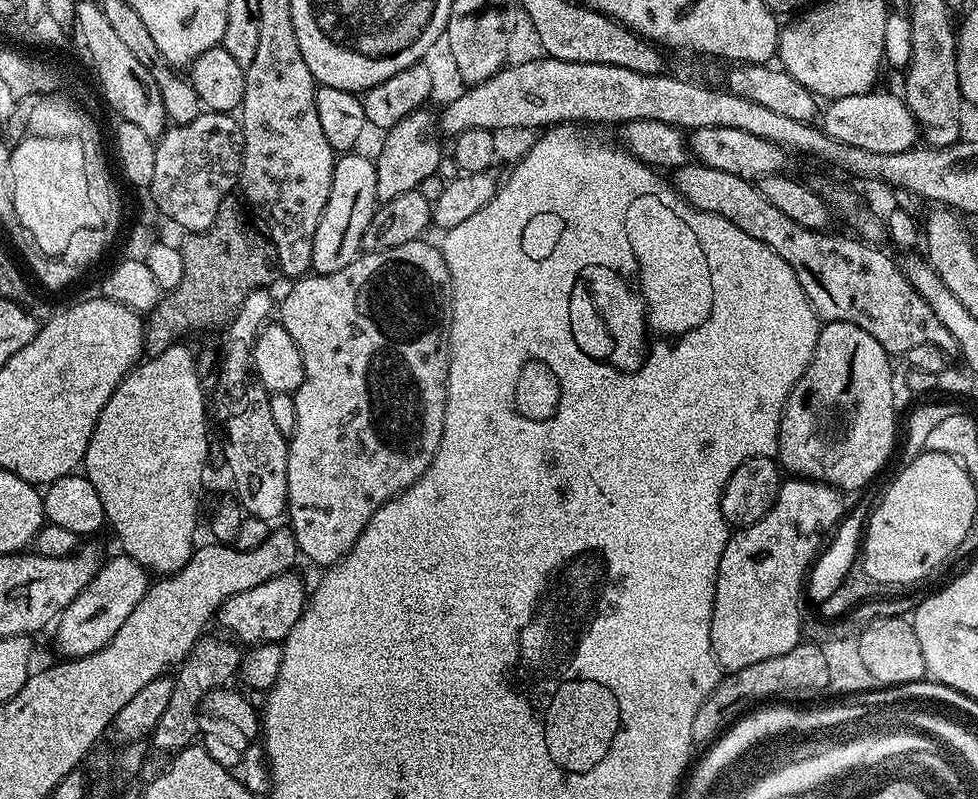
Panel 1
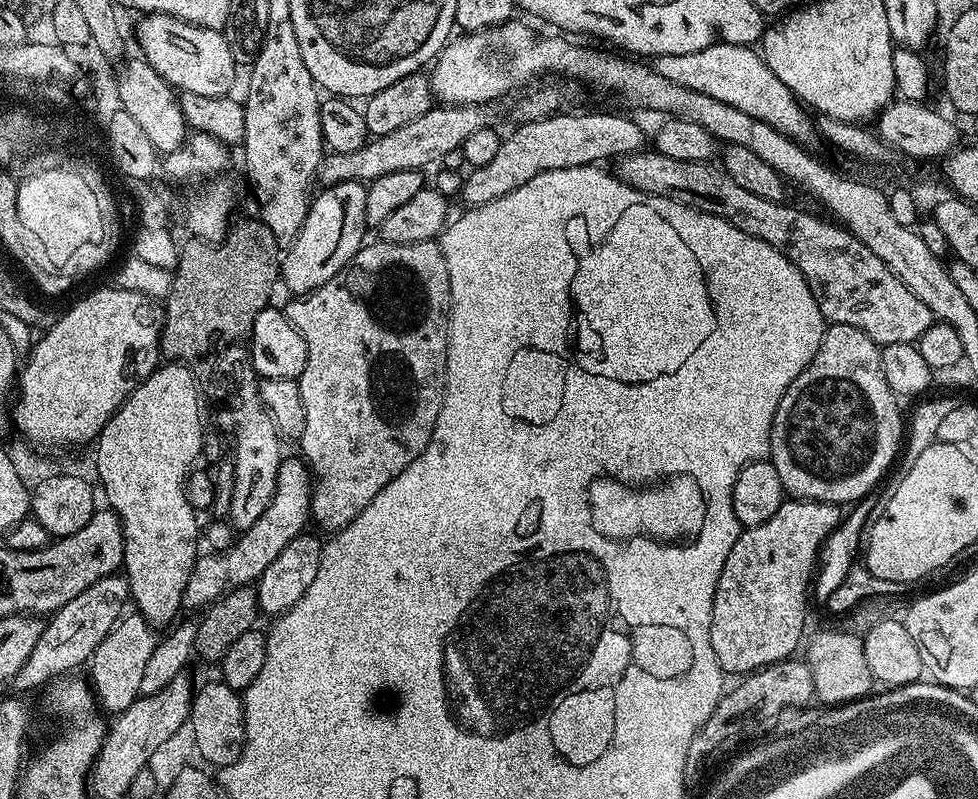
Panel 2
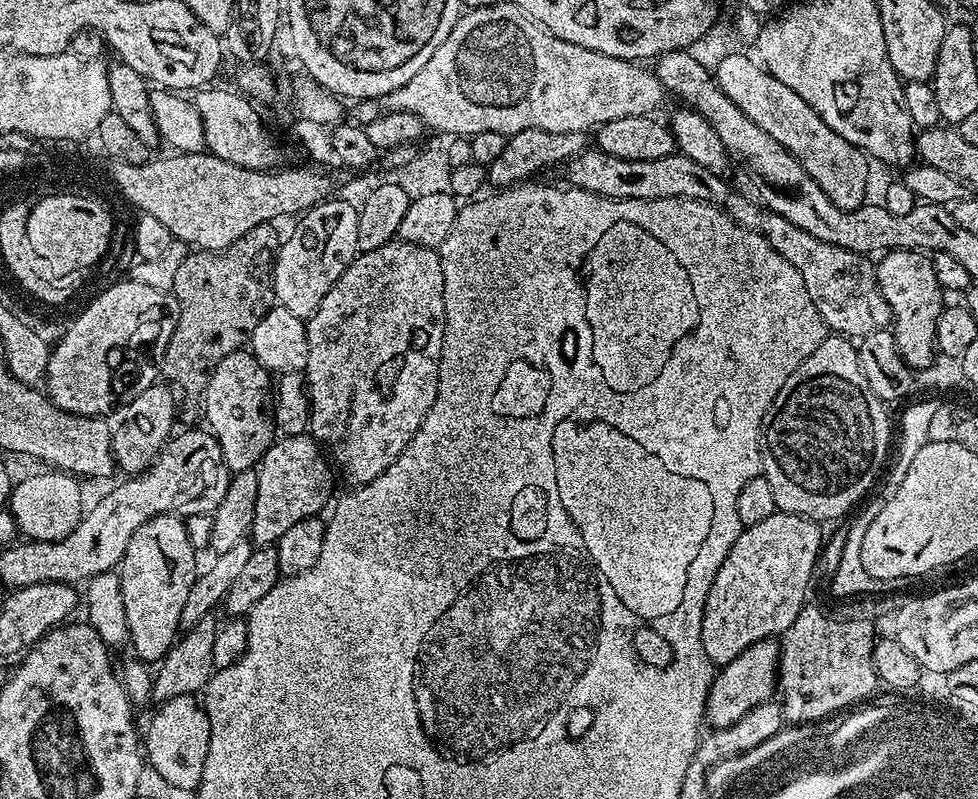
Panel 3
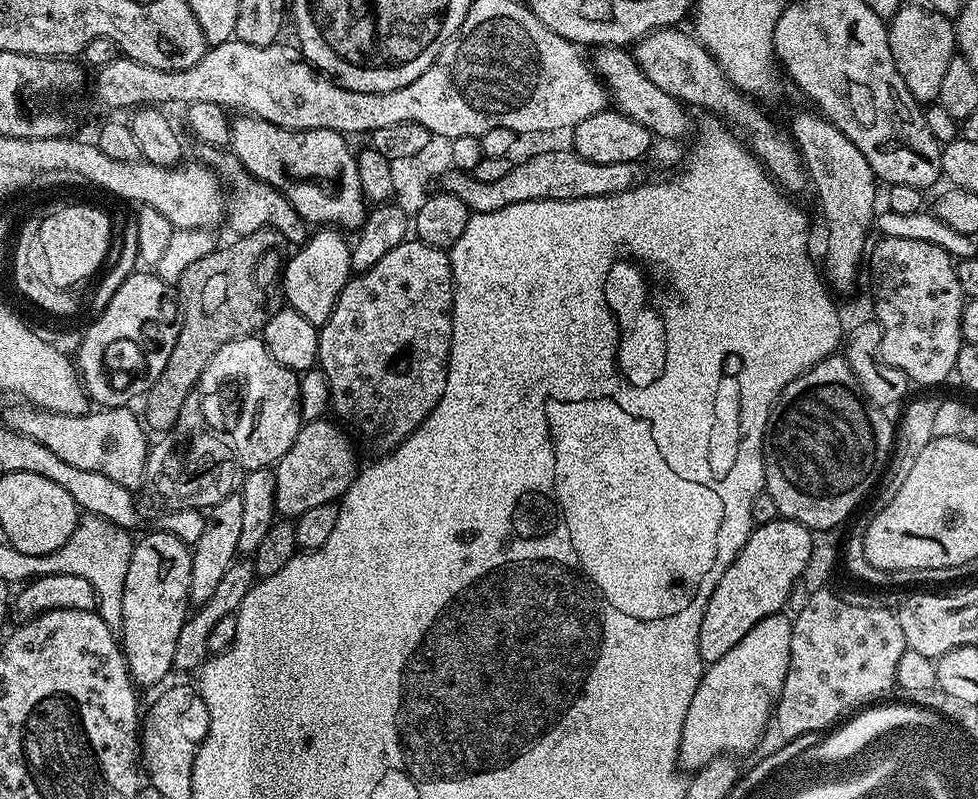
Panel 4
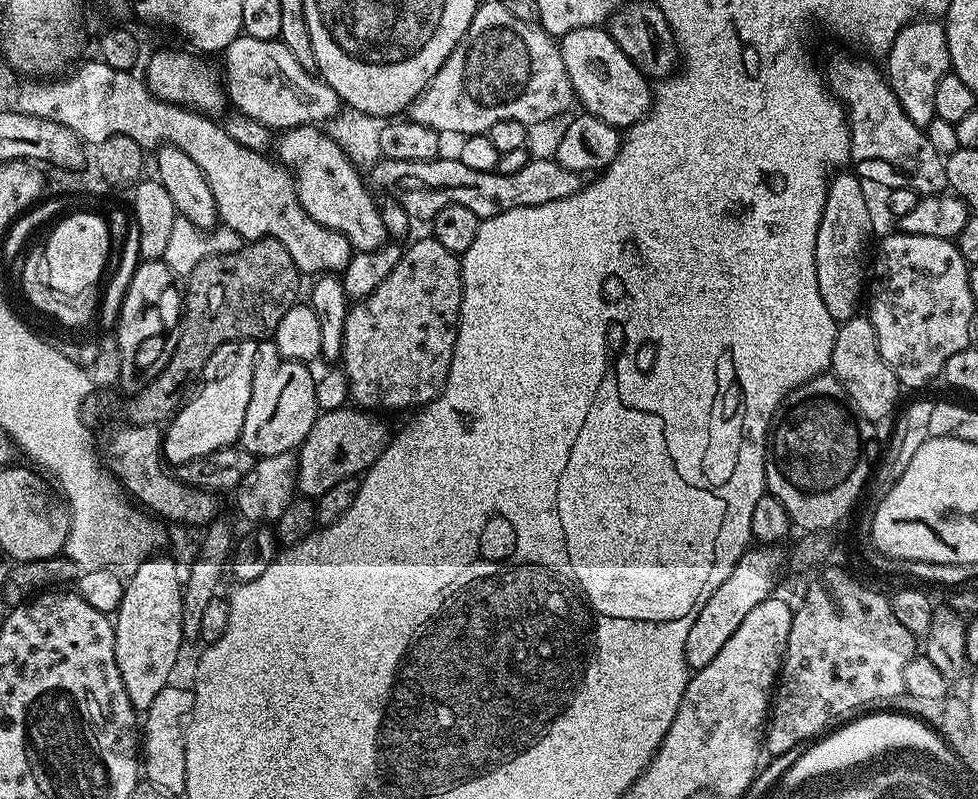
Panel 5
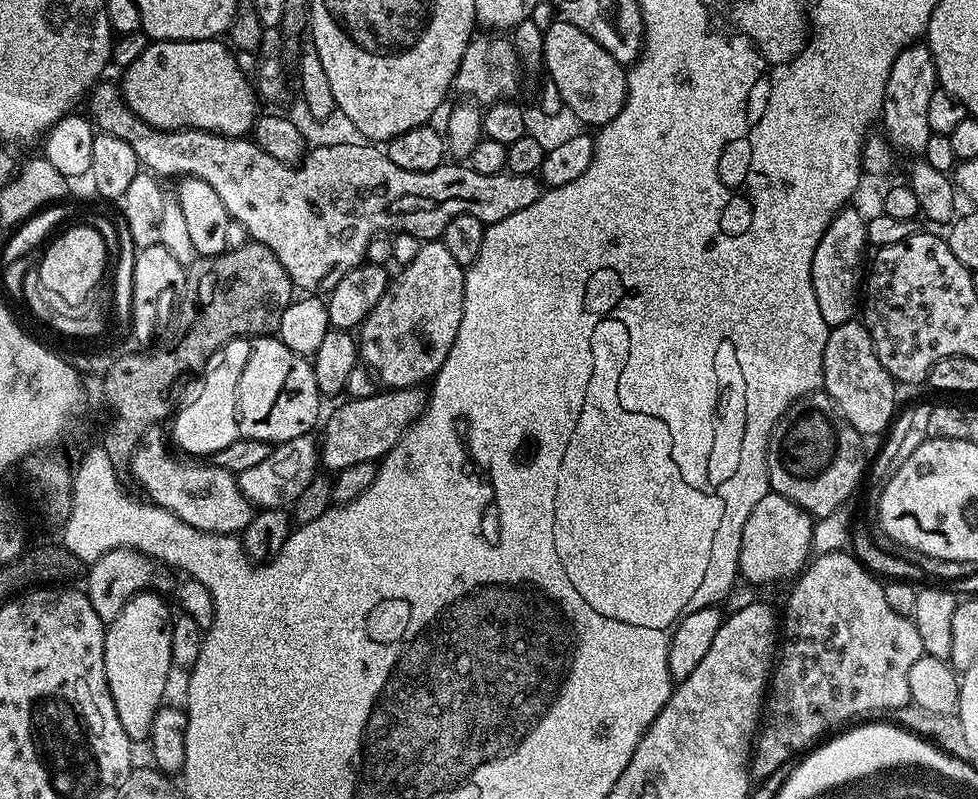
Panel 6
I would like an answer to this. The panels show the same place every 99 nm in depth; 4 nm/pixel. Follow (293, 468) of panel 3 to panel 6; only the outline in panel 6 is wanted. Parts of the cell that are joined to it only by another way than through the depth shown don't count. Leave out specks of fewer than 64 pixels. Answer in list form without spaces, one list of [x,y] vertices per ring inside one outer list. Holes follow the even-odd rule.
[[[417,386],[377,390],[370,398],[345,399],[345,404],[329,418],[328,425],[324,428],[324,437],[319,437],[321,465],[325,469],[328,467],[329,473],[335,474],[358,462],[383,460],[415,424],[416,419],[423,416],[428,398],[429,393],[423,387]]]

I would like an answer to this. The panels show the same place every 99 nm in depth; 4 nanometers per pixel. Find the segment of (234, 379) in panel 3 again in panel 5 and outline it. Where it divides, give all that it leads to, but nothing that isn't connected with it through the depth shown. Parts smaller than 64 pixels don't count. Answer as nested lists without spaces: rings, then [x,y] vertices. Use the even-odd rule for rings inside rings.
[[[269,342],[264,347],[253,367],[251,408],[242,426],[239,447],[257,458],[299,449],[306,434],[310,434],[310,426],[314,426],[318,415],[316,376],[308,368],[311,367],[307,363],[283,356],[275,343]]]

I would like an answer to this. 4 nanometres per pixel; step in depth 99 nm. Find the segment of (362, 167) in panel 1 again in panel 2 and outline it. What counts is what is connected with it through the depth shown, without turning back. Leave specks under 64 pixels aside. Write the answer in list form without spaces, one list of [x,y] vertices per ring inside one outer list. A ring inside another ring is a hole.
[[[354,180],[335,184],[329,188],[317,191],[313,195],[312,204],[306,214],[306,222],[302,222],[302,230],[298,230],[294,242],[282,256],[283,287],[288,287],[292,294],[313,292],[318,290],[318,286],[330,282],[330,278],[334,278],[334,274],[338,274],[351,262],[354,254],[358,254],[358,250],[366,240],[364,232],[366,233],[366,225],[368,223],[366,218],[367,193],[367,187],[361,181]]]

